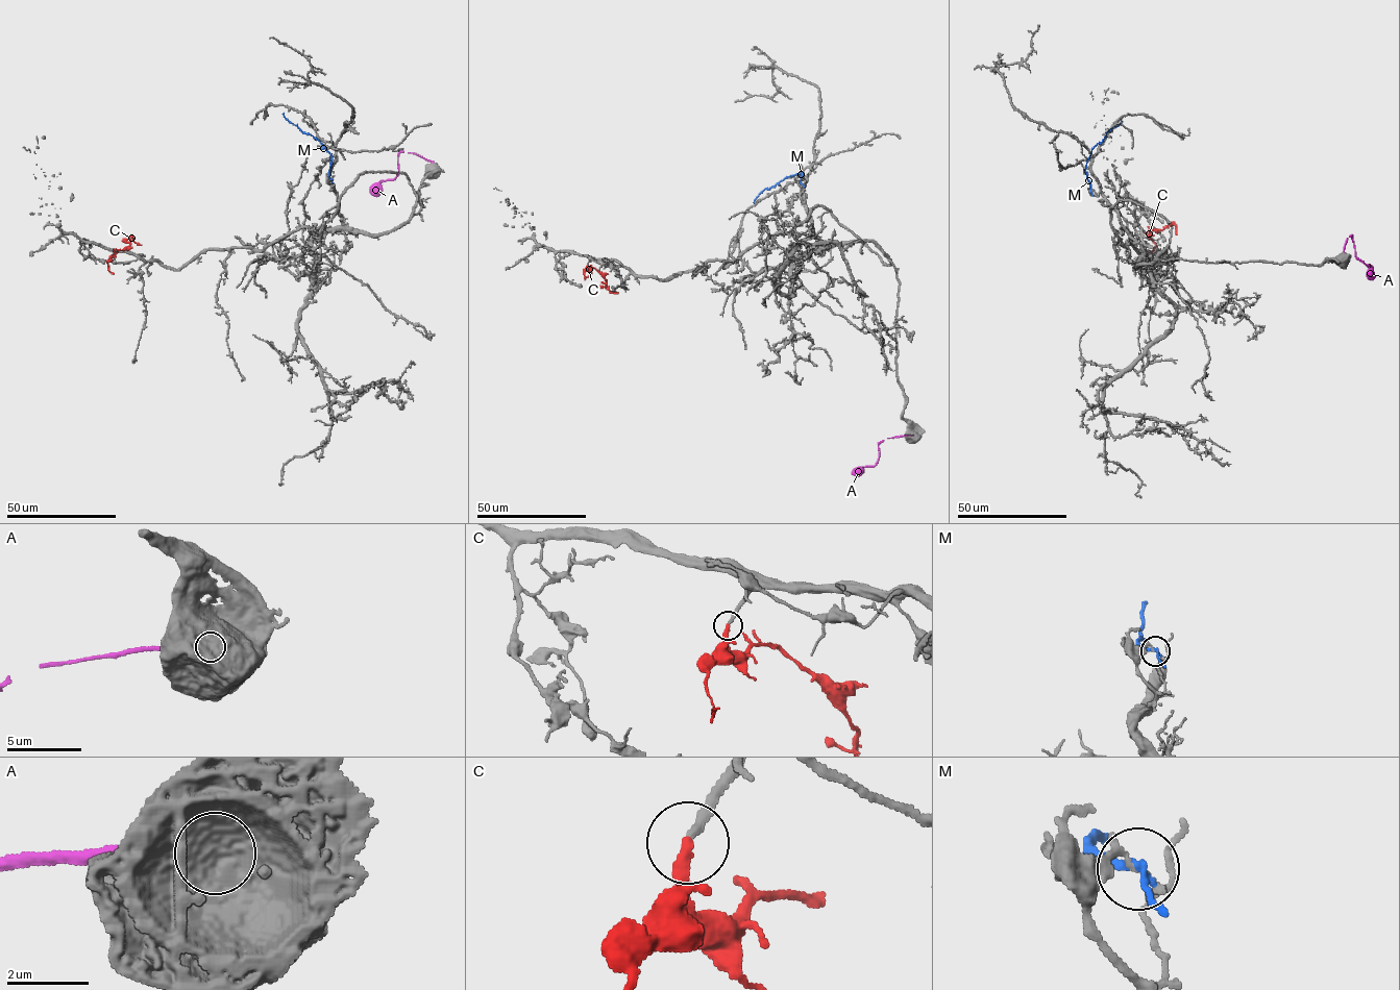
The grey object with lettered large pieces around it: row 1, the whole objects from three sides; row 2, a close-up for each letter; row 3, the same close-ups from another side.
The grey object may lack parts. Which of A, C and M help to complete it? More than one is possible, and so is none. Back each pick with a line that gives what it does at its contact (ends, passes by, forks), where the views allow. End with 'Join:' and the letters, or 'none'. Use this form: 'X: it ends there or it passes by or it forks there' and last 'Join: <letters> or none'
C: it ends there
Join: C

